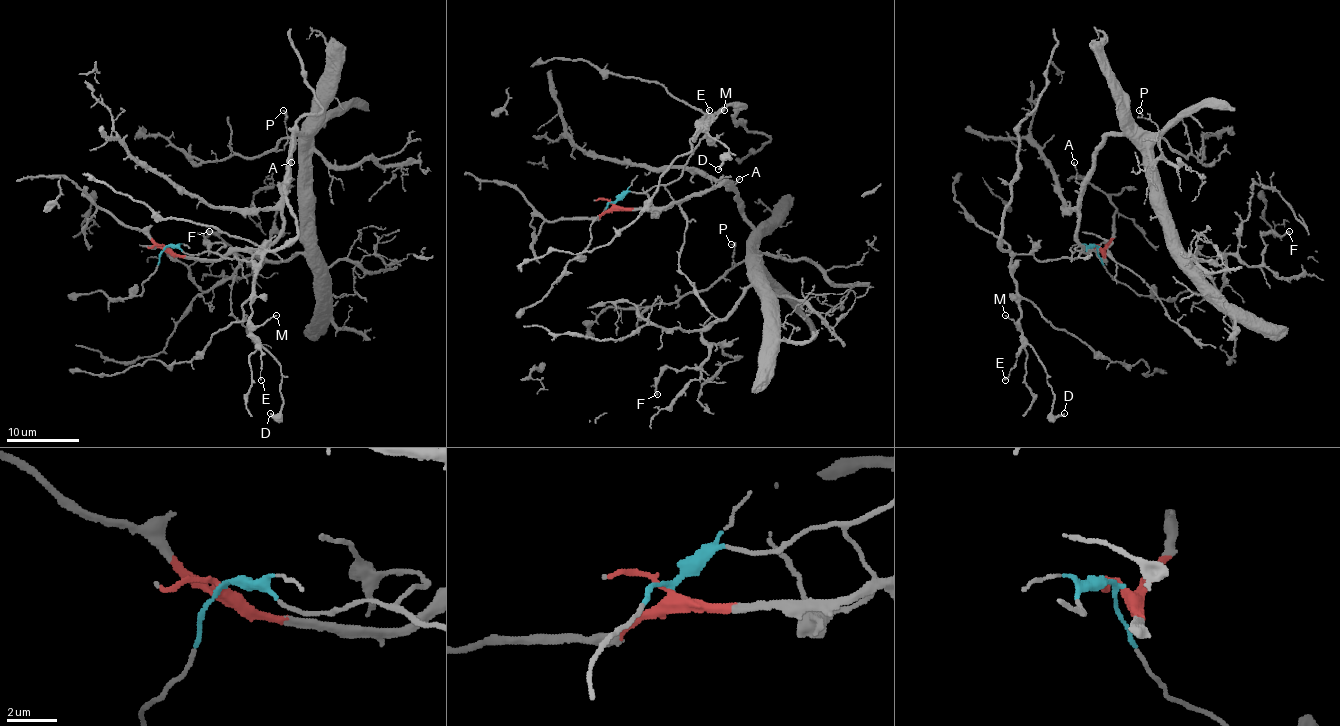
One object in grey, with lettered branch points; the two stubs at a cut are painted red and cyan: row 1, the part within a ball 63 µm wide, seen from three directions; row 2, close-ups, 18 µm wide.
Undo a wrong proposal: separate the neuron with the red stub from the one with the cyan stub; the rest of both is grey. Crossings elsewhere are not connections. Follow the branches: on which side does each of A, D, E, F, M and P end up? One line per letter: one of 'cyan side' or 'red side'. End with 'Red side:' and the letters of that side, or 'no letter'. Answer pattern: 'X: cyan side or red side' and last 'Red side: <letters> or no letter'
A: red side
D: cyan side
E: cyan side
F: red side
M: cyan side
P: red side
Red side: A, F, P

